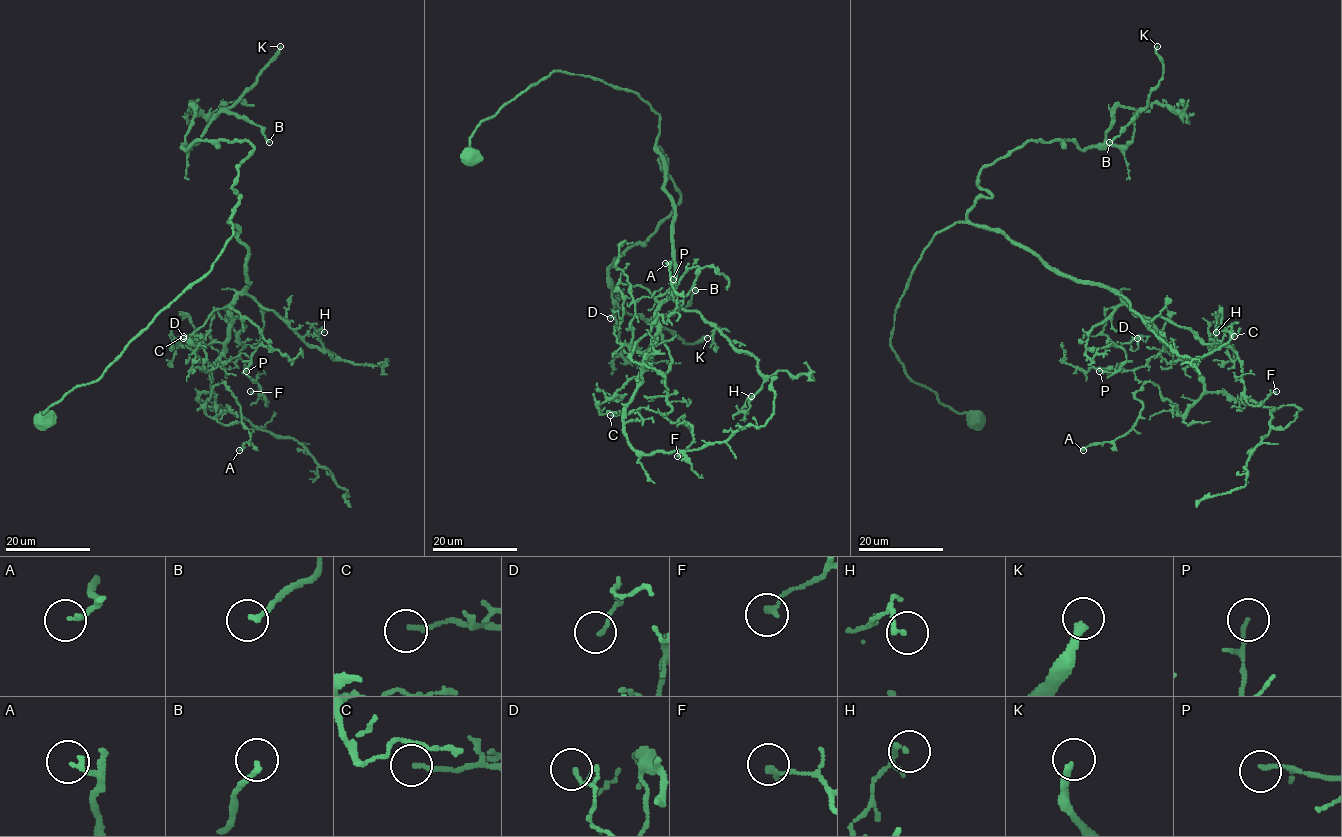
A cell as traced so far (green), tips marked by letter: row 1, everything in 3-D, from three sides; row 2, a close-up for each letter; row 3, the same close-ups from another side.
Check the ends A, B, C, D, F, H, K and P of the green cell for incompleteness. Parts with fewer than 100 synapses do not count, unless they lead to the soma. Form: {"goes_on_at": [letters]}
{"goes_on_at": ["K"]}

